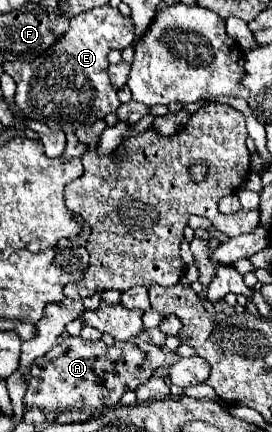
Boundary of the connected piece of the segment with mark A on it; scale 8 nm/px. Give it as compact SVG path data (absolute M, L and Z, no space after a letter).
M67 337L61 345L55 345L49 353L35 361L25 393L25 405L39 407L43 411L115 407L125 389L135 391L137 385L147 383L153 371L163 363L163 349L145 337L117 341L115 345Z

